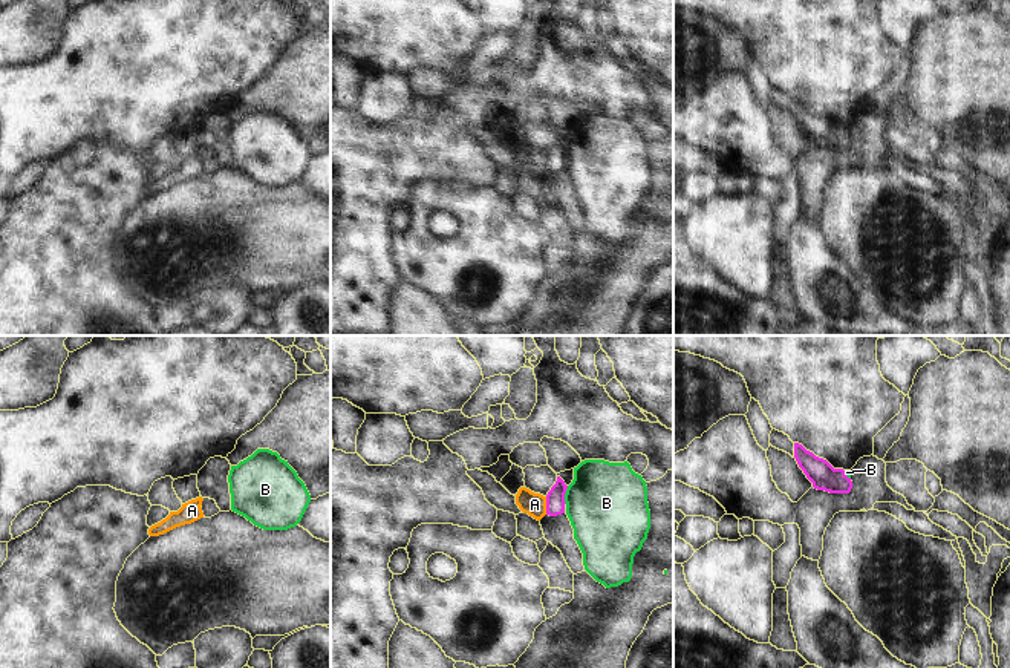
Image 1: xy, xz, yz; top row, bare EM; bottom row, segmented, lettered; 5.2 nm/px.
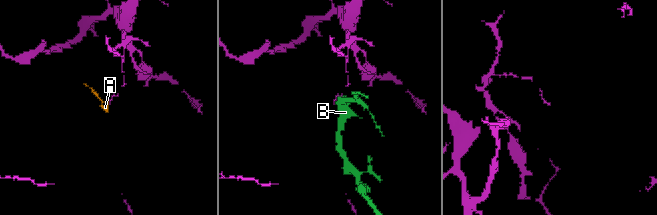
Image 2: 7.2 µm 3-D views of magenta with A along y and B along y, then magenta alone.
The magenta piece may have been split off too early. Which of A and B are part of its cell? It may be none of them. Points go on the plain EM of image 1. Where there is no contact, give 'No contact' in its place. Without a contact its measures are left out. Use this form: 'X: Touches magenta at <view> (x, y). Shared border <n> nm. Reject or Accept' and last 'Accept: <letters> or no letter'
A: Touches magenta at xz (547, 163). Shared border 100 nm. Reject
B: Touches magenta at xz (563, 152). Shared border 100 nm. Reject
Accept: no letter

